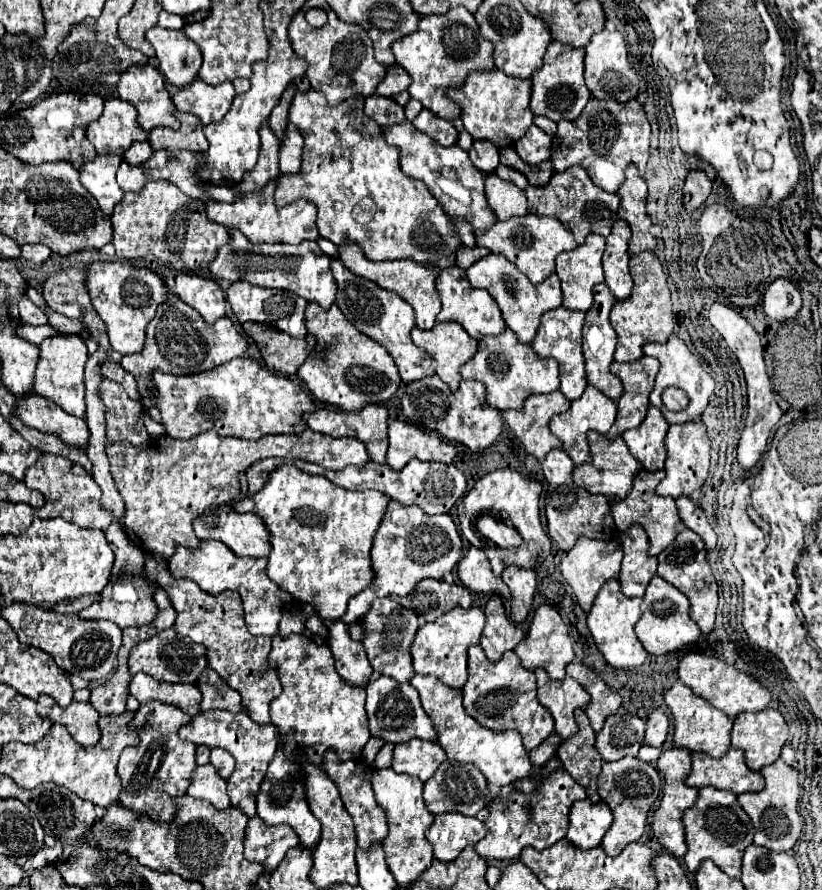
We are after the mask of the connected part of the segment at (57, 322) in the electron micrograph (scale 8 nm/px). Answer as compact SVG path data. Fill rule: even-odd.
M45 309L45 315L49 319L49 325L53 329L57 329L59 333L85 333L87 331L87 325L83 321L77 321L77 319L69 319L65 315L59 315L57 311L53 309Z

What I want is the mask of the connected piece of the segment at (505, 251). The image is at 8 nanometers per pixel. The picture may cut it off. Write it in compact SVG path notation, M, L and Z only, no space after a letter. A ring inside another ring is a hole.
M527 213L525 217L511 217L509 221L497 221L497 225L489 227L483 235L477 237L479 247L487 247L491 253L505 255L511 263L523 271L531 283L545 281L551 273L555 273L555 257L563 251L571 251L577 247L573 235L559 225L553 217L537 217Z

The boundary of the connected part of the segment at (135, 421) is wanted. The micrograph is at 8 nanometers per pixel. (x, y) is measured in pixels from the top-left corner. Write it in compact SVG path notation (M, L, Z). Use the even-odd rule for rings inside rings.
M103 377L99 385L99 399L105 405L105 427L107 441L127 441L131 445L143 445L149 433L143 425L143 407L133 401L123 385Z

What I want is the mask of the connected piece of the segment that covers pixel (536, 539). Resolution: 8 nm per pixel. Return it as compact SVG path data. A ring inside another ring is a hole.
M497 469L493 473L487 473L485 477L481 477L475 487L461 499L459 505L459 527L463 531L463 537L471 543L479 547L479 535L477 535L477 517L483 513L505 513L509 517L509 521L513 523L513 527L521 533L523 537L523 545L521 547L513 547L513 549L499 549L499 547L487 547L483 549L493 573L497 577L501 577L503 569L507 565L517 565L523 569L535 569L539 567L545 557L551 553L551 539L545 535L543 527L541 527L541 519L539 519L539 495L541 495L541 485L533 479L527 479L523 475L519 475L517 471L511 469Z

